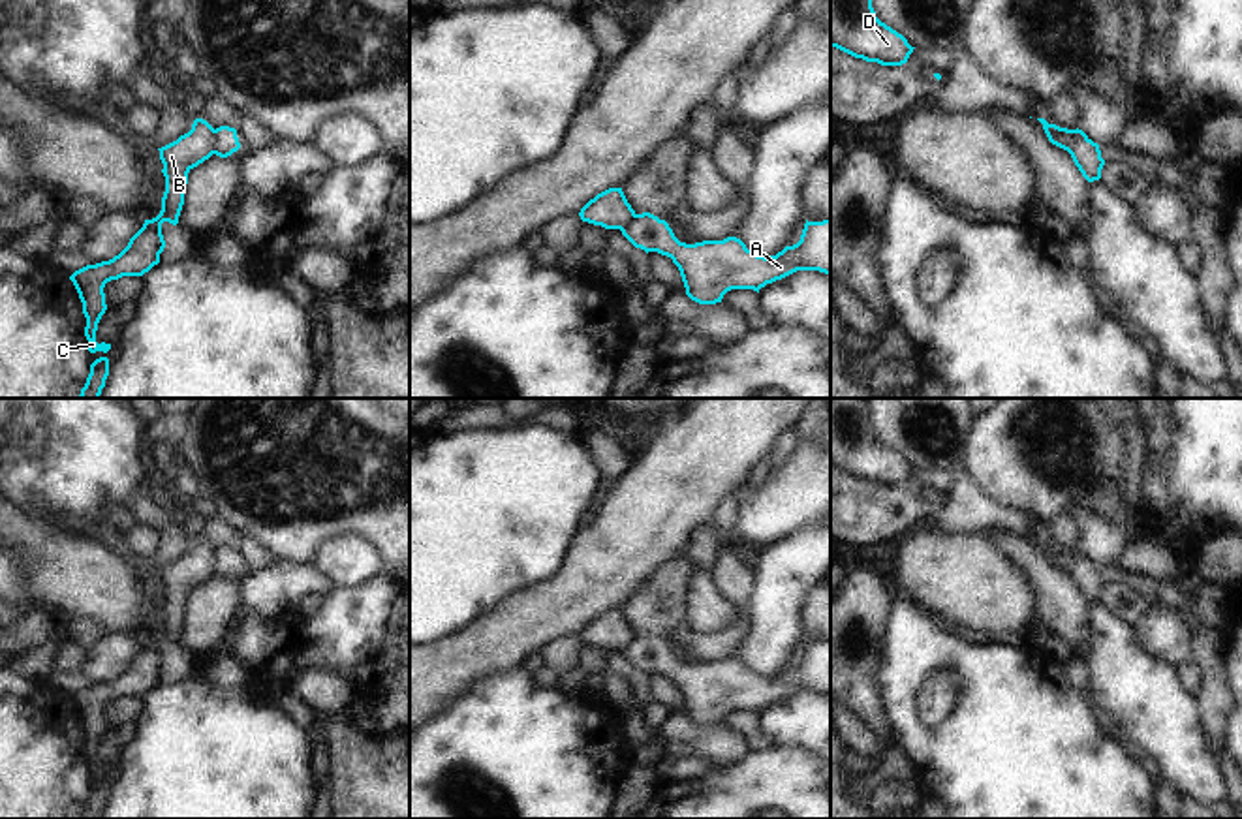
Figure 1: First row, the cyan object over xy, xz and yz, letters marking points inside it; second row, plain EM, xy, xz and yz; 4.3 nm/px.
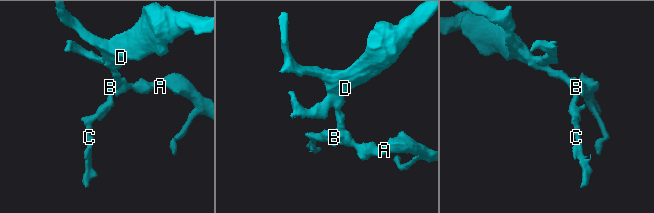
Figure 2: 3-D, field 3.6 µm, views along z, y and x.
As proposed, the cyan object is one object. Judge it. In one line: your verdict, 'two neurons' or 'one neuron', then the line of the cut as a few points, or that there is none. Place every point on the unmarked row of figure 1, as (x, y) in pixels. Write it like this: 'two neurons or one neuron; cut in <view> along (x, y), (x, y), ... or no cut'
two neurons; cut in xy along (217, 551), (211, 573)

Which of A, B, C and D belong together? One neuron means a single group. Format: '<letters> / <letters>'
A / B C D

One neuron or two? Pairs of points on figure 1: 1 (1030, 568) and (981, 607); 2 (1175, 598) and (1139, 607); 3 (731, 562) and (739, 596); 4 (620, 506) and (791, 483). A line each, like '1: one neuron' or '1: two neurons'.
1: two neurons
2: two neurons
3: one neuron
4: two neurons

